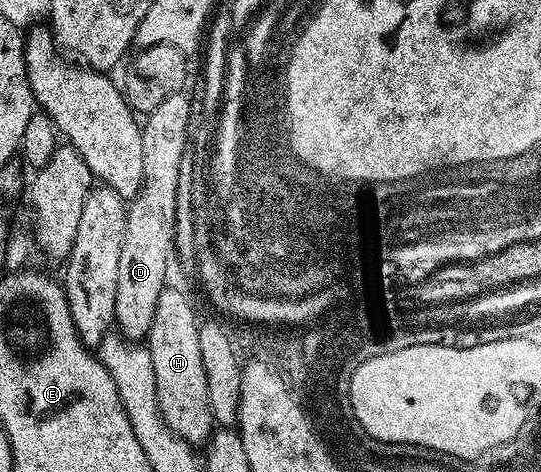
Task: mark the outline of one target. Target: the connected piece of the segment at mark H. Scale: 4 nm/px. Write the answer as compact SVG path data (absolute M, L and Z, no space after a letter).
M164 288L161 298L157 298L157 314L153 314L153 326L145 338L146 347L151 349L153 358L153 378L157 378L157 406L161 410L161 418L177 434L192 446L206 445L216 427L215 415L209 406L209 386L205 378L205 362L201 362L201 342L197 339L200 321L195 320L195 308L191 300L179 288Z

